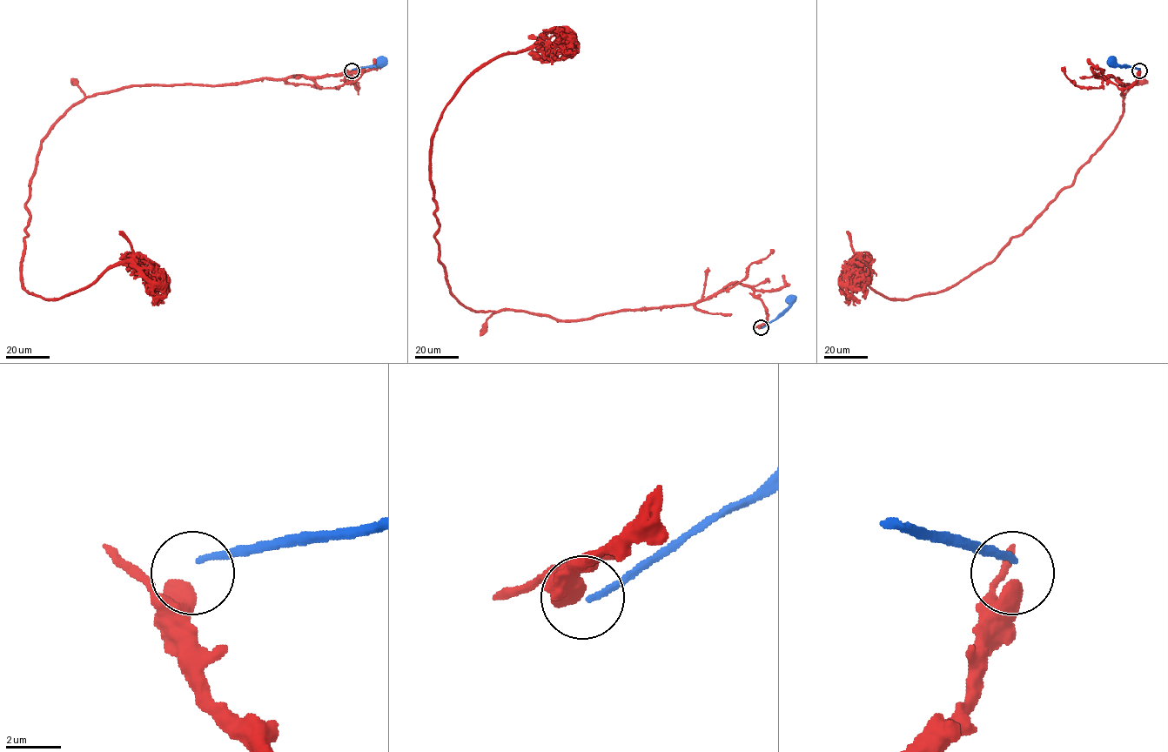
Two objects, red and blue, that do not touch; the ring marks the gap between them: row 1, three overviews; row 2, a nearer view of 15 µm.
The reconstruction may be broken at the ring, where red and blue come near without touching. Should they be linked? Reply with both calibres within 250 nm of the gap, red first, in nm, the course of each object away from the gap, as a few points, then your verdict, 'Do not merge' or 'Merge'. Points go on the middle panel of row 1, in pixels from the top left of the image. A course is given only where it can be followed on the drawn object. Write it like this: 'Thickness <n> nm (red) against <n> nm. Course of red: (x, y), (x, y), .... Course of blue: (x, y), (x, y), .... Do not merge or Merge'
Thickness 700 nm (red) against 200 nm. Course of red: (760, 327), (766, 309), (737, 283), (576, 319), (451, 292), (430, 161), (441, 111), (500, 56), (567, 50). Course of blue: (761, 327), (773, 320), (793, 302), (791, 300). Do not merge

